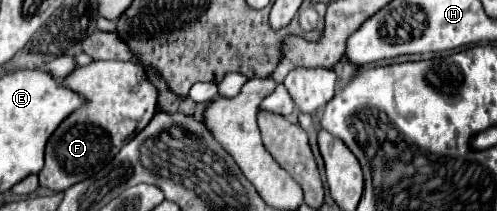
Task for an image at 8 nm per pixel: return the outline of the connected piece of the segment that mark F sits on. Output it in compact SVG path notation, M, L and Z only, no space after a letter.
M92 61L72 71L64 83L72 91L84 95L88 103L74 111L62 127L54 131L54 141L50 137L46 145L46 163L38 175L40 185L52 191L66 191L110 163L118 151L152 121L160 97L158 89L136 61Z

